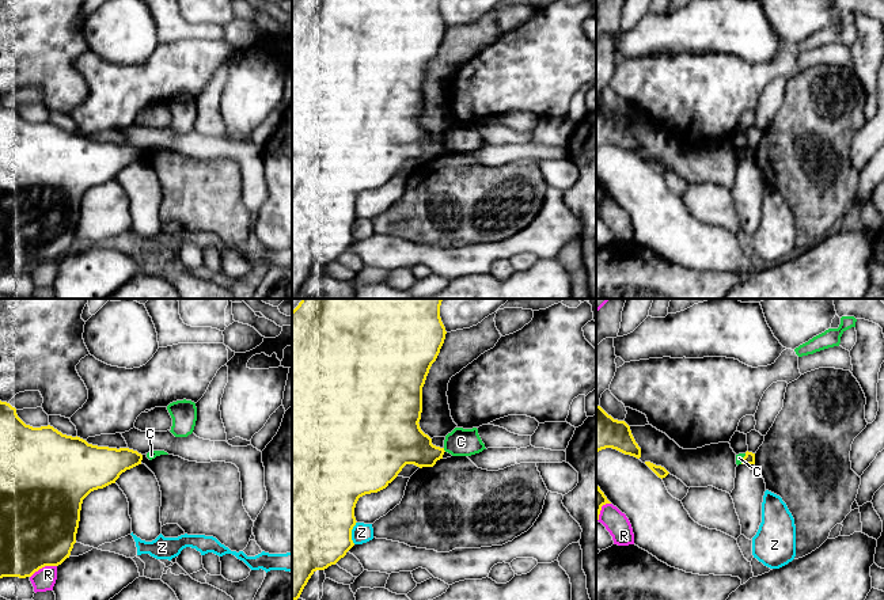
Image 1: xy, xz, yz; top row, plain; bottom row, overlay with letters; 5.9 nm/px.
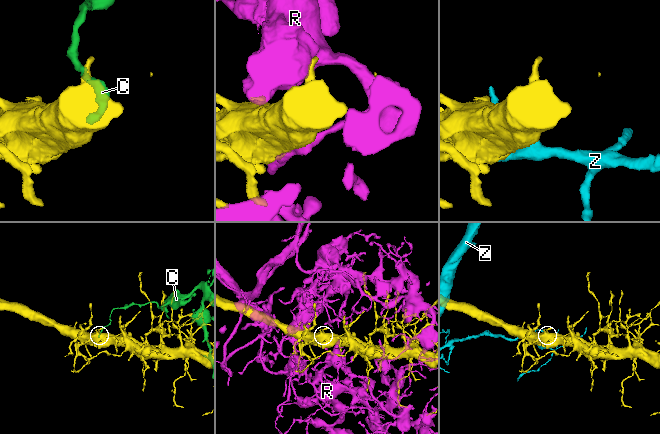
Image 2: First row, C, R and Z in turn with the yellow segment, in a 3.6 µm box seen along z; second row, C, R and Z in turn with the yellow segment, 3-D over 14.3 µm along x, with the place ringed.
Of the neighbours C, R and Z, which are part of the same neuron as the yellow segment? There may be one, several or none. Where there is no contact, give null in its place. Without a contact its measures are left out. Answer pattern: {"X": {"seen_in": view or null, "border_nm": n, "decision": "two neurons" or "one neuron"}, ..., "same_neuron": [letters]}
{"C": {"seen_in": "xz", "border_nm": 30, "decision": "two neurons"}, "R": {"seen_in": "xy", "border_nm": 180, "decision": "two neurons"}, "Z": {"seen_in": "xz", "border_nm": 140, "decision": "two neurons"}, "same_neuron": []}

